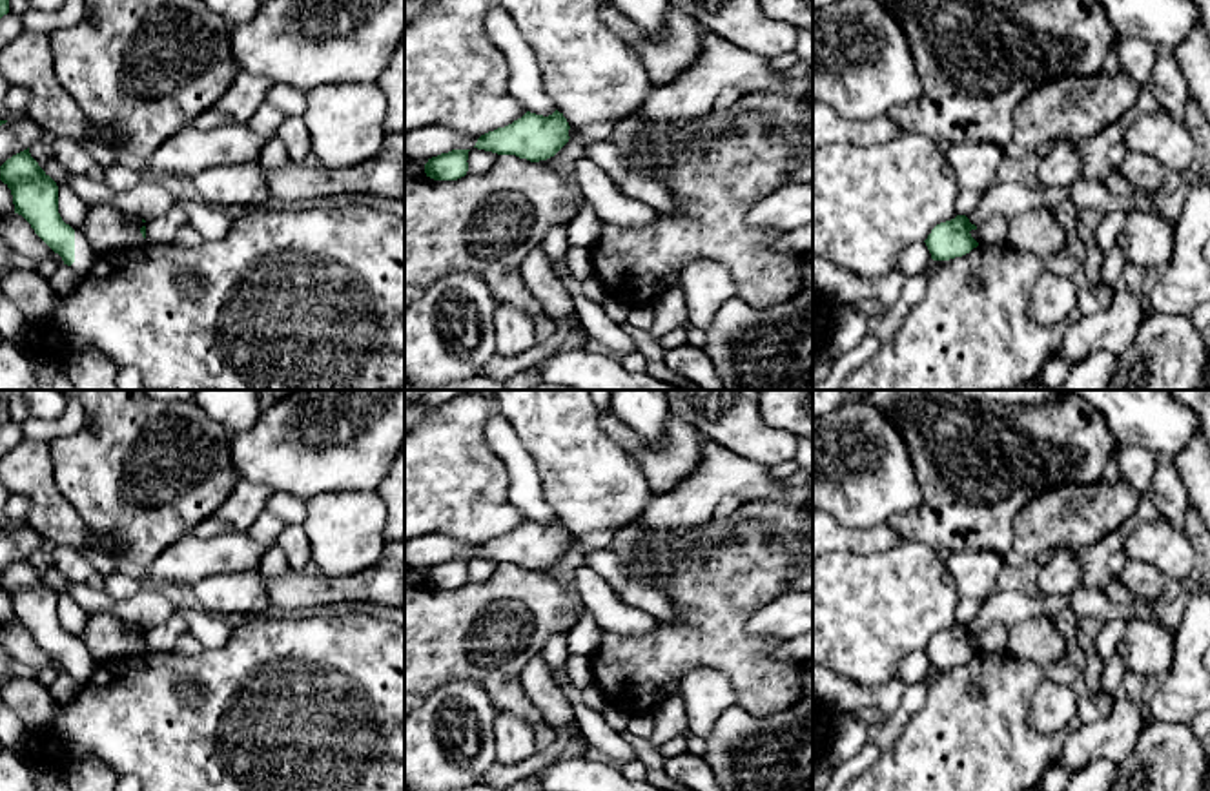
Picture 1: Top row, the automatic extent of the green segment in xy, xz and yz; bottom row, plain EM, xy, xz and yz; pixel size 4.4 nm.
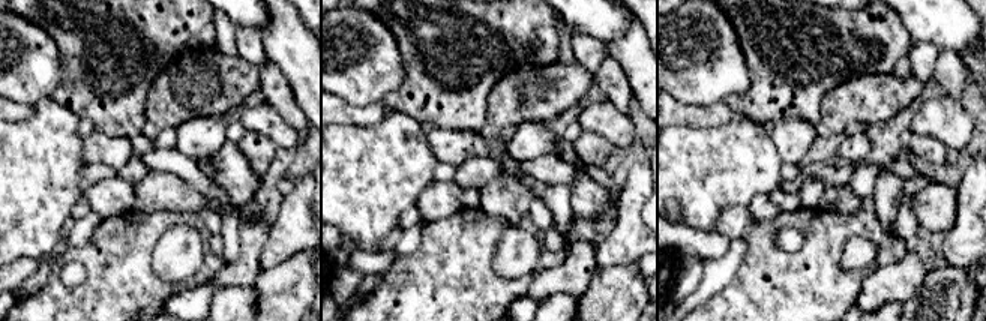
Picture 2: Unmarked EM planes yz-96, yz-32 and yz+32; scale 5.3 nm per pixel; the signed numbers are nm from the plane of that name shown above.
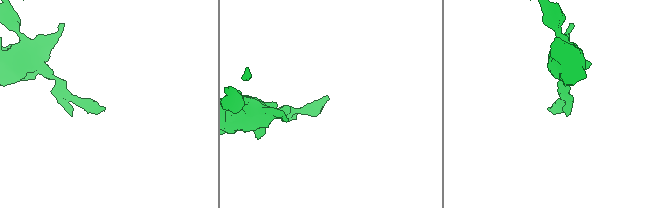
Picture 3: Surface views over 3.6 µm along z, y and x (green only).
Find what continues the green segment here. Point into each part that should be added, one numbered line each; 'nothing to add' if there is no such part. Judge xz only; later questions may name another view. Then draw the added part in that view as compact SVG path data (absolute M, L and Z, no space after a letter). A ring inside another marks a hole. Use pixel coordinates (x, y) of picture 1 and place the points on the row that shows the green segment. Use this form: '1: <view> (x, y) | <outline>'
nothing to add

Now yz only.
nothing to add

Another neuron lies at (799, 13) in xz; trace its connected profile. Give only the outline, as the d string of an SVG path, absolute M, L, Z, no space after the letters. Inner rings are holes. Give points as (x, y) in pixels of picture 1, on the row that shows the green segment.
M758 0L758 5L767 18L813 33L813 0Z

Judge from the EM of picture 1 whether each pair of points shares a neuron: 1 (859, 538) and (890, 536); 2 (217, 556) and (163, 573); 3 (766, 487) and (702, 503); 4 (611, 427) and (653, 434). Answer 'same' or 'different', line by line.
1: same
2: same
3: same
4: different

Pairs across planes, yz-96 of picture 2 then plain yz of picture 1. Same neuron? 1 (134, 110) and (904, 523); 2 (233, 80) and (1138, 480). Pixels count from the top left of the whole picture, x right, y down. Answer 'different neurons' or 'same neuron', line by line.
1: same neuron
2: different neurons

